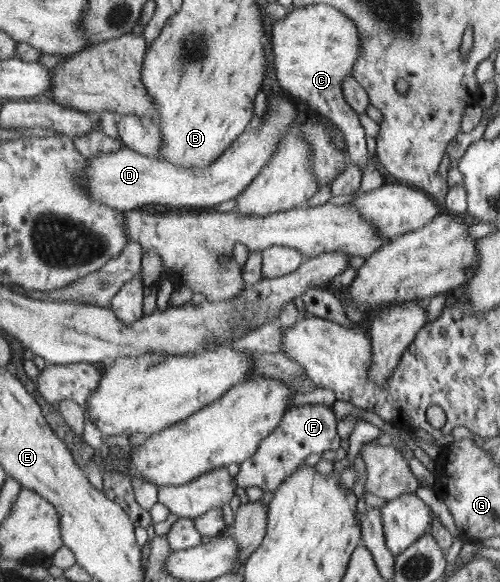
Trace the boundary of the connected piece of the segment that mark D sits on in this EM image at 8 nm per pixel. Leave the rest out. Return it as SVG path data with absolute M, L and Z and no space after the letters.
M281 92L267 95L265 116L262 117L264 125L248 126L207 168L175 166L167 160L149 158L125 146L117 151L97 152L89 157L89 168L84 173L84 190L89 191L89 198L95 202L121 211L145 209L148 204L208 209L235 199L256 181L280 148L284 136L301 122L303 115L298 112L297 104Z

